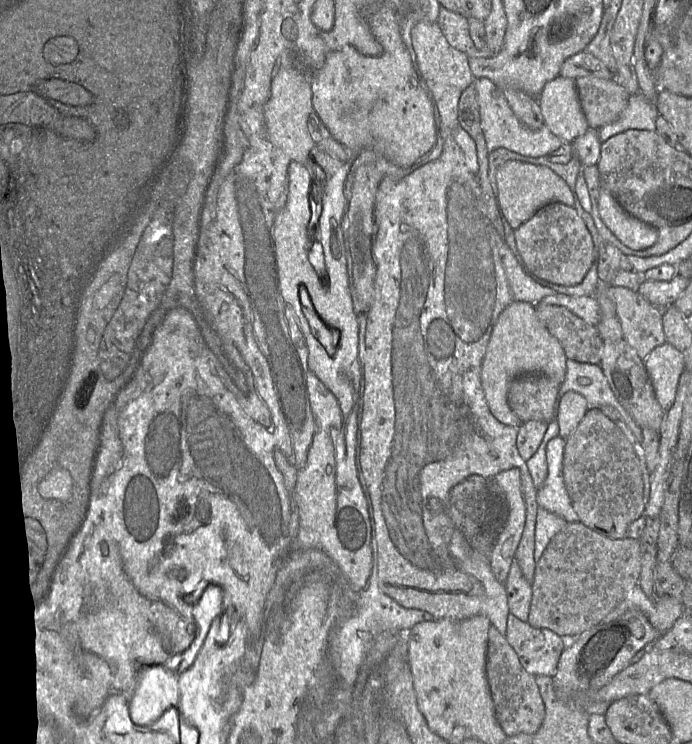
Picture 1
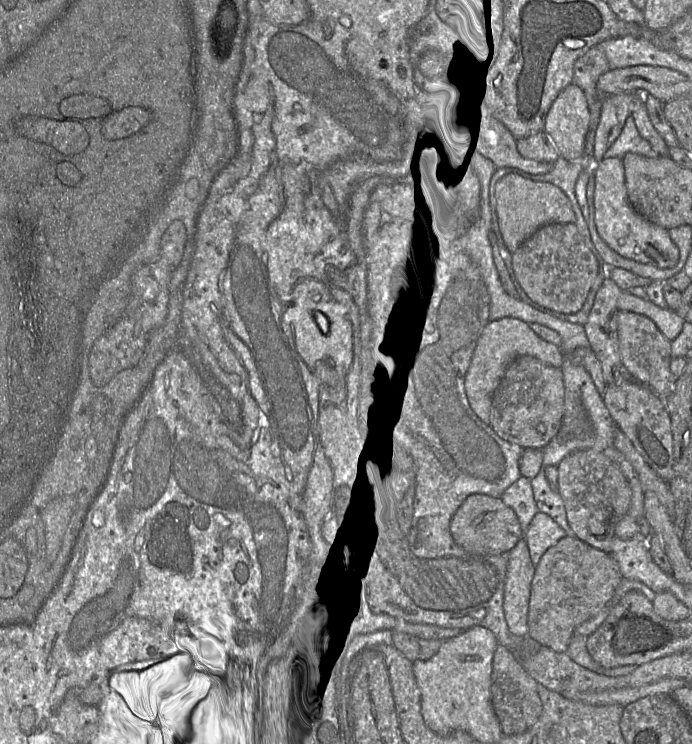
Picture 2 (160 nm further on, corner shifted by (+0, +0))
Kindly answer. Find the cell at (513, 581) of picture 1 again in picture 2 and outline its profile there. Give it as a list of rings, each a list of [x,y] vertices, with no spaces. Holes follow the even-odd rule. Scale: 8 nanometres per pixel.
[[[522,537],[508,552],[504,588],[504,613],[509,631],[516,637],[528,635],[528,609],[536,570],[527,542]]]

